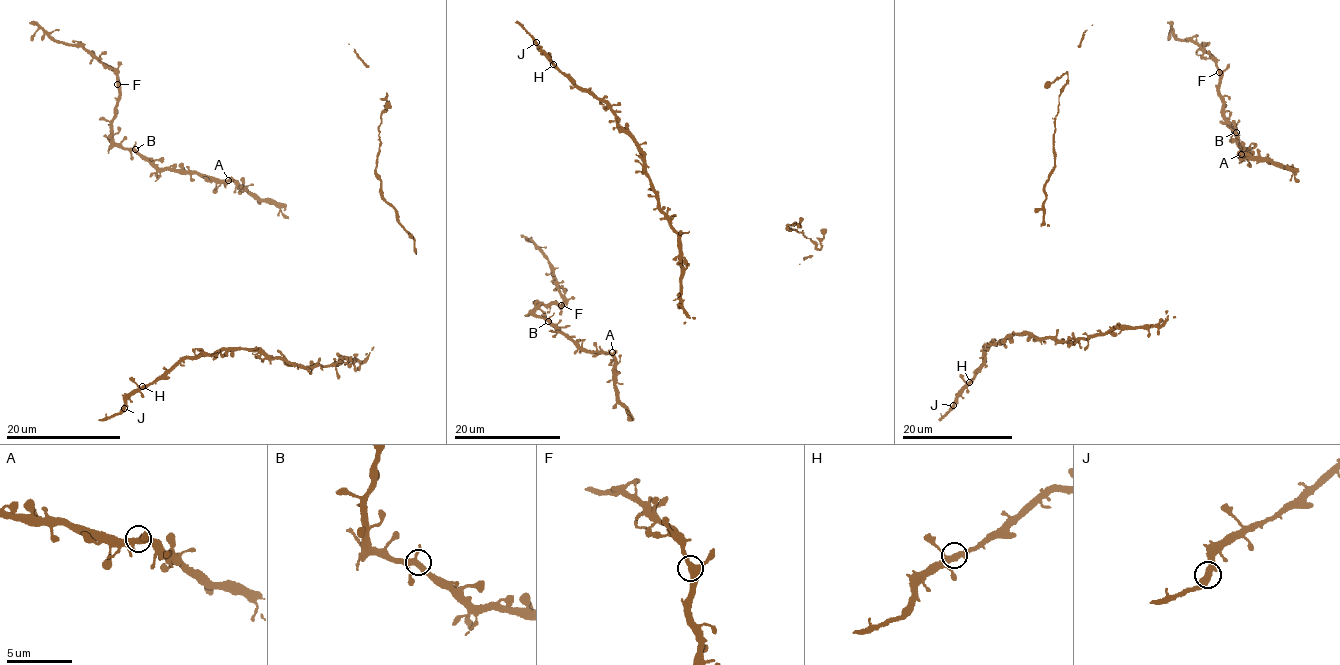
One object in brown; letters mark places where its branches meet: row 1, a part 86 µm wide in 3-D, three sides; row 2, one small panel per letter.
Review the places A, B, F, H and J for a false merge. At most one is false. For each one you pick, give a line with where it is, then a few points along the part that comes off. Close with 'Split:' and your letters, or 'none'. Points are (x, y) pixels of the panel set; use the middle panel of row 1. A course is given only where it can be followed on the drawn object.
Split: none

